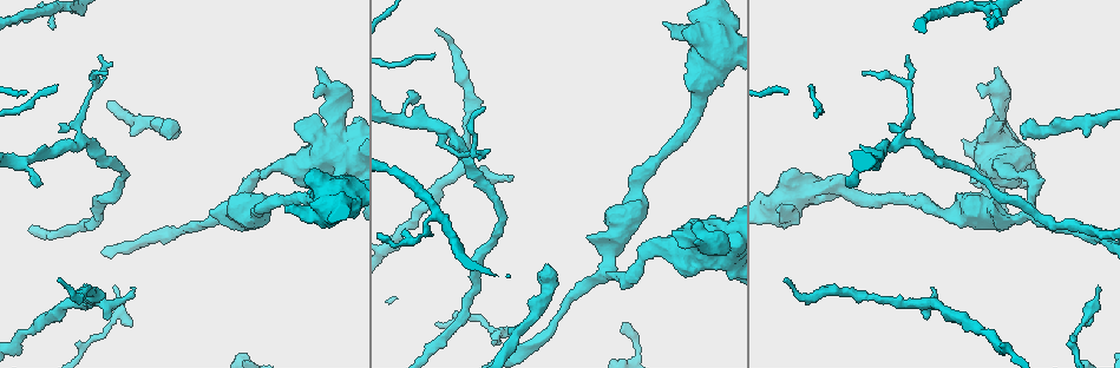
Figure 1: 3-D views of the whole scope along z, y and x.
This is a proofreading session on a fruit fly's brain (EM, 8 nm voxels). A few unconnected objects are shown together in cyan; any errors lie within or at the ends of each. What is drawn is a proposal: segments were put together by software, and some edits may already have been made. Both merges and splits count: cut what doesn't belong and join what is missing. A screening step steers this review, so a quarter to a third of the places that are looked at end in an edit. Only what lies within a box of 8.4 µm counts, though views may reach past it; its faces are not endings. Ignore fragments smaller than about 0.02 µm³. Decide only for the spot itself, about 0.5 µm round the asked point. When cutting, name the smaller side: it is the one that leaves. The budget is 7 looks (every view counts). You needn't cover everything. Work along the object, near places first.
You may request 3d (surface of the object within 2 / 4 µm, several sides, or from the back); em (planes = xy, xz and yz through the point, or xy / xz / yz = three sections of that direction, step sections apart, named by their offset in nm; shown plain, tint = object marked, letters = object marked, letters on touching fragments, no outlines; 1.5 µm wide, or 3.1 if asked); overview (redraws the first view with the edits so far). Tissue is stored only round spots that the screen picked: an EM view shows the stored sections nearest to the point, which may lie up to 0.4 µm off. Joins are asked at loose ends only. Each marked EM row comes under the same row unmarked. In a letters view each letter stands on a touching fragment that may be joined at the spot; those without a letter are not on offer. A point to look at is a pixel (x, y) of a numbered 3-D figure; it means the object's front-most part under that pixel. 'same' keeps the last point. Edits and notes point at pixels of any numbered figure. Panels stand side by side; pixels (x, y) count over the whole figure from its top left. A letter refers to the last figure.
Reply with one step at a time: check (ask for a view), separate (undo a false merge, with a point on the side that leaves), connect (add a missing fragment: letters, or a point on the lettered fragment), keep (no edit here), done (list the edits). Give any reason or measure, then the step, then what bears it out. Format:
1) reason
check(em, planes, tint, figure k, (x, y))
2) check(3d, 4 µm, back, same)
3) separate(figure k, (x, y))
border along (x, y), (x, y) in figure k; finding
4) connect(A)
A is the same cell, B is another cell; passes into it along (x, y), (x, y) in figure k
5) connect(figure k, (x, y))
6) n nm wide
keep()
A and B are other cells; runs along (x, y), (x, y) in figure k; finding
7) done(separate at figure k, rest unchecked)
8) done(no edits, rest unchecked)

stops while still wide
check(3d, 2 µm, figure 1, (777, 212))

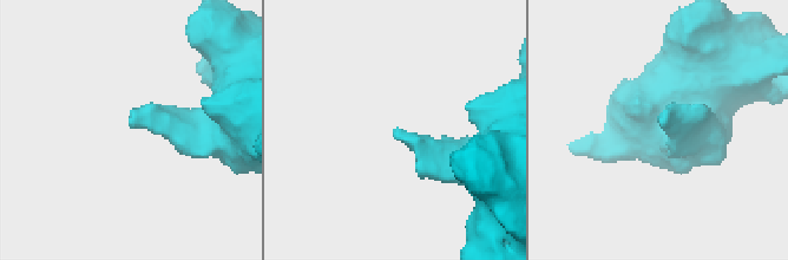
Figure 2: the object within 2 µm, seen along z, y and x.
need the tissue
check(em, yz, step 8, letters, figure 2, (131, 123))

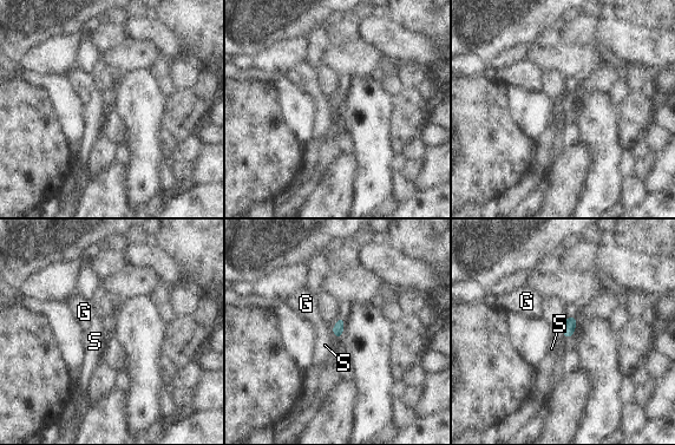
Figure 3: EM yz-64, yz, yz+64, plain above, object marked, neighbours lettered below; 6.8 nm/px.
check(em, planes, letters, same)

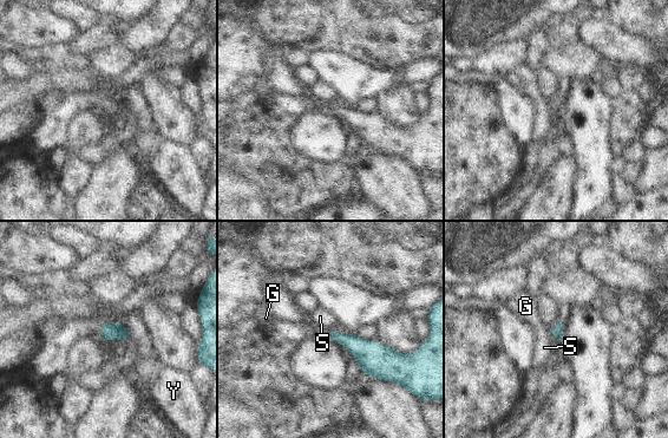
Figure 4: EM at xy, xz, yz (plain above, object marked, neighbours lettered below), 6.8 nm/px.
keep()
G, S and Y are other cells; border along (550, 328), (555, 340) in figure 4; no lettered fragment goes on from it

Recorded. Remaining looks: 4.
check(em, planes, letters, figure 1, (995, 69))

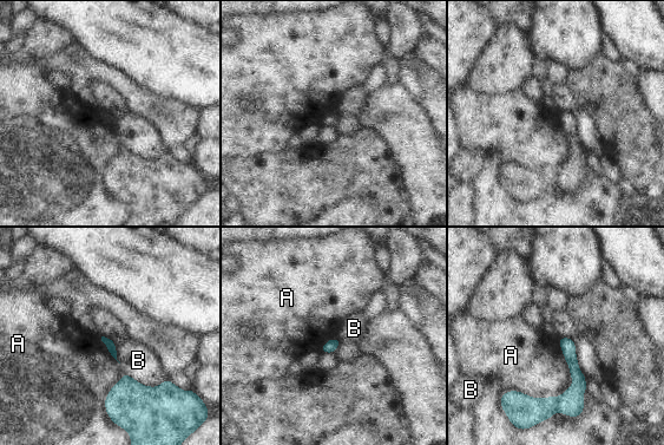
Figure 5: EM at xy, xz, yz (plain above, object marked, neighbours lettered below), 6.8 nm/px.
keep()
A and B are other cells; runs along (563, 340), (576, 373), (566, 411) in figure 5; no lettered fragment goes on from it

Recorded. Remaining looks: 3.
thin end
check(em, planes, letters, figure 1, (52, 26))

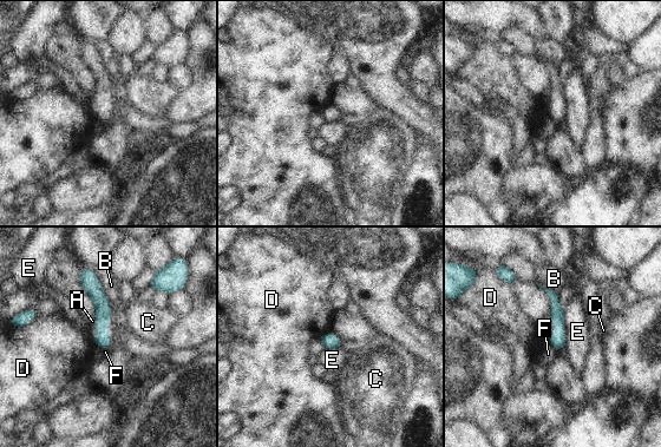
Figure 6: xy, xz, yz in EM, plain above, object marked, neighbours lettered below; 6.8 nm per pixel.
B touches over 280 nm
keep()
A, B, C, D, E and F are other cells; border along (549, 342), (557, 350) in figure 6; no lettered fragment goes on from it

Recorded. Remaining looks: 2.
done(no edits, rest unchecked)

